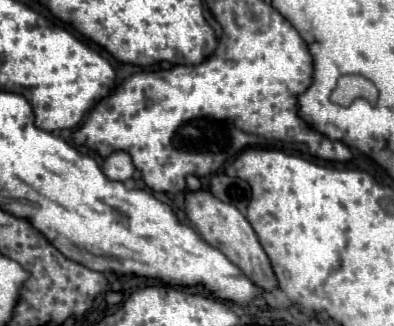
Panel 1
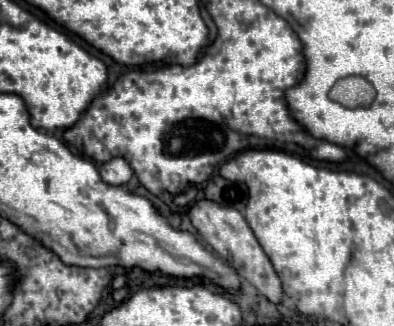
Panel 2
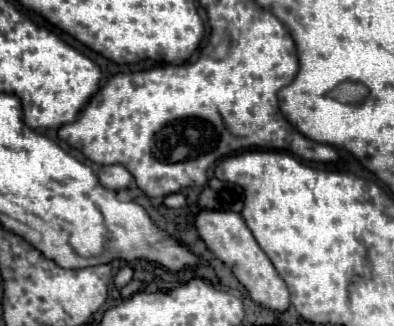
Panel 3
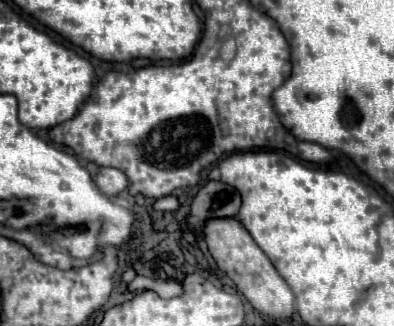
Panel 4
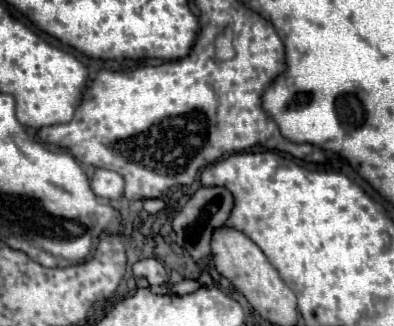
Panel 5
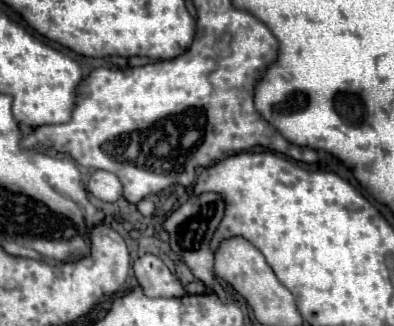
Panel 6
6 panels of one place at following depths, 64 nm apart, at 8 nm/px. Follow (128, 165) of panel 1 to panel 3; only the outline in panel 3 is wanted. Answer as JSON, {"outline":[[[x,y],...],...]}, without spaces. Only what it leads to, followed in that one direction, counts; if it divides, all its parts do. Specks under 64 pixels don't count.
{"outline":[[[112,164],[112,166],[102,166],[98,172],[98,180],[104,188],[108,190],[124,190],[130,184],[130,172],[120,166],[120,164]]]}

